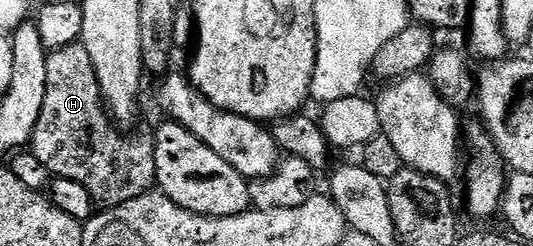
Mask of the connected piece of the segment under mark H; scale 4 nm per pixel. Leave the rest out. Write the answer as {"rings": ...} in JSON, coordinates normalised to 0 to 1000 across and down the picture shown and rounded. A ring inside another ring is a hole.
{"rings":[[[148,175],[98,203],[86,240],[88,337],[79,459],[58,569],[62,638],[101,724],[152,744],[189,841],[261,809],[295,752],[289,577],[233,557],[205,472],[171,272],[171,224]]]}

